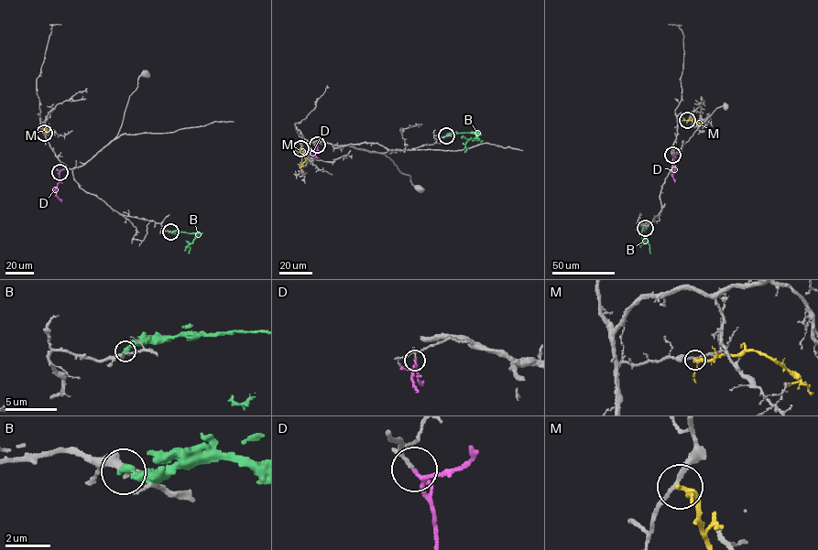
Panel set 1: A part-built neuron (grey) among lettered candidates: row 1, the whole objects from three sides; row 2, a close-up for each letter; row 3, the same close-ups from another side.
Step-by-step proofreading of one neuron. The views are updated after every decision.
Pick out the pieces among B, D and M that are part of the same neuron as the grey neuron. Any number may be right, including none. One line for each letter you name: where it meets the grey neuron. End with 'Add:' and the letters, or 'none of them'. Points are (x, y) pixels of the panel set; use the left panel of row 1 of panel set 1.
D: contact (59, 172)
Add: D

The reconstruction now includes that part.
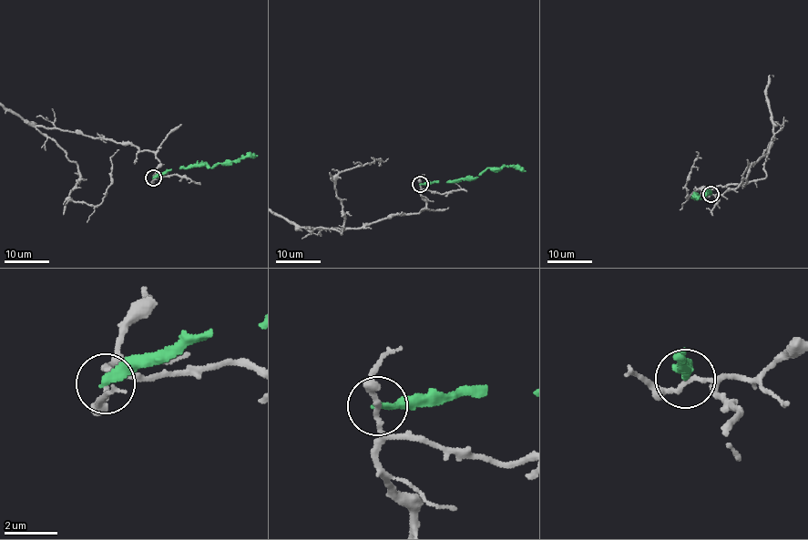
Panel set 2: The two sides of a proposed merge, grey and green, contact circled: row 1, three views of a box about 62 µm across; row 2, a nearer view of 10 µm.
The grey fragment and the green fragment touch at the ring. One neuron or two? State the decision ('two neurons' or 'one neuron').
two neurons

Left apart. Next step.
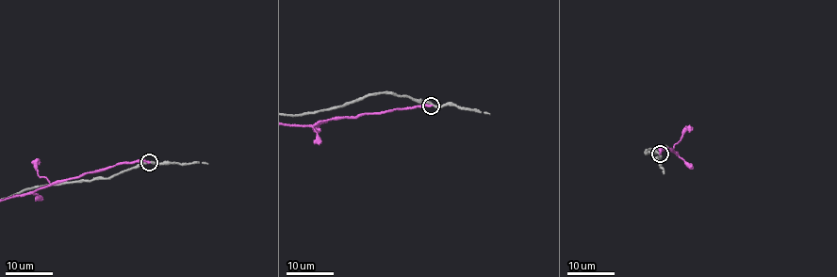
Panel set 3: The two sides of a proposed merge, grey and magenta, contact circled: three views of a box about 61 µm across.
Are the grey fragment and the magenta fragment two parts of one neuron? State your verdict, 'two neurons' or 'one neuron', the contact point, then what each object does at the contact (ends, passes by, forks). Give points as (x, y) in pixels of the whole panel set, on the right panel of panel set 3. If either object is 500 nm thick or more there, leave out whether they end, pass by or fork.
two neurons; at (660, 154); grey passes by; magenta ends there

